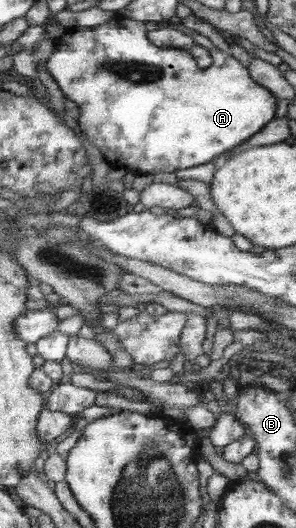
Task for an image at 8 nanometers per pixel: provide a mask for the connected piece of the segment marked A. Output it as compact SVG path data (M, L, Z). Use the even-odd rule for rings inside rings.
M112 17L106 24L92 28L67 30L61 41L56 41L54 52L45 62L45 69L67 100L76 102L79 108L77 123L80 132L103 154L110 167L137 174L176 172L192 166L202 166L218 155L224 154L258 134L266 123L275 119L278 99L256 84L242 66L228 52L222 52L202 34L185 30L198 46L209 50L212 64L200 68L196 59L179 48L160 48L148 40L148 32L168 27L184 30L176 20L144 23L136 20Z

